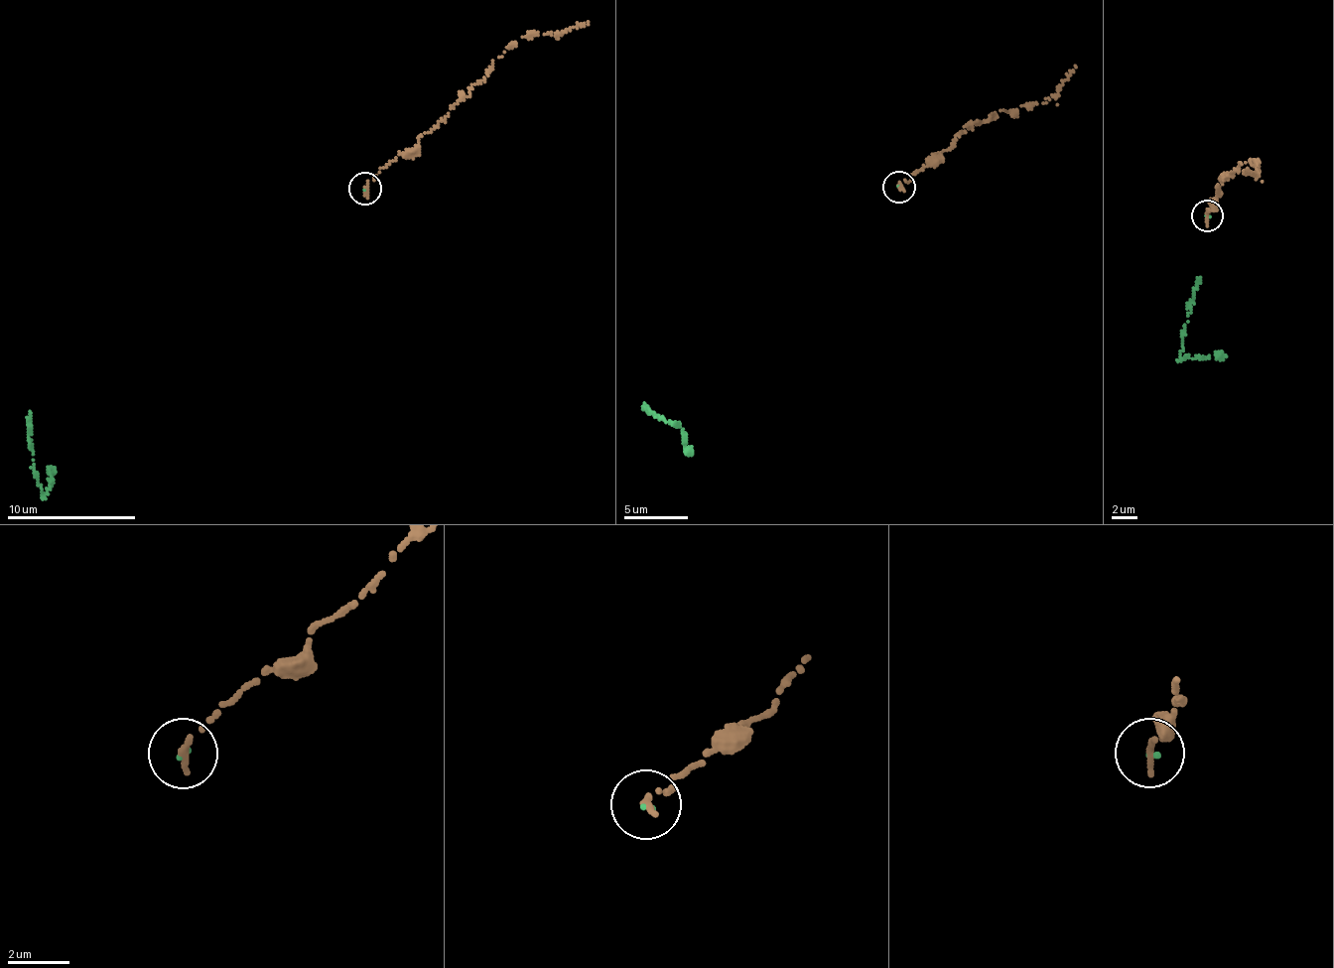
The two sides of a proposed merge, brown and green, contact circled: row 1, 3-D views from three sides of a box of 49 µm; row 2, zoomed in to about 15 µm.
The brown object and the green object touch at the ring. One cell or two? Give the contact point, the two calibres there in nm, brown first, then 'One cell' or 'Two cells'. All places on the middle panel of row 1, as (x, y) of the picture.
Place: (899, 187). Thickness 240 nm (brown) against 110 nm. One cell

